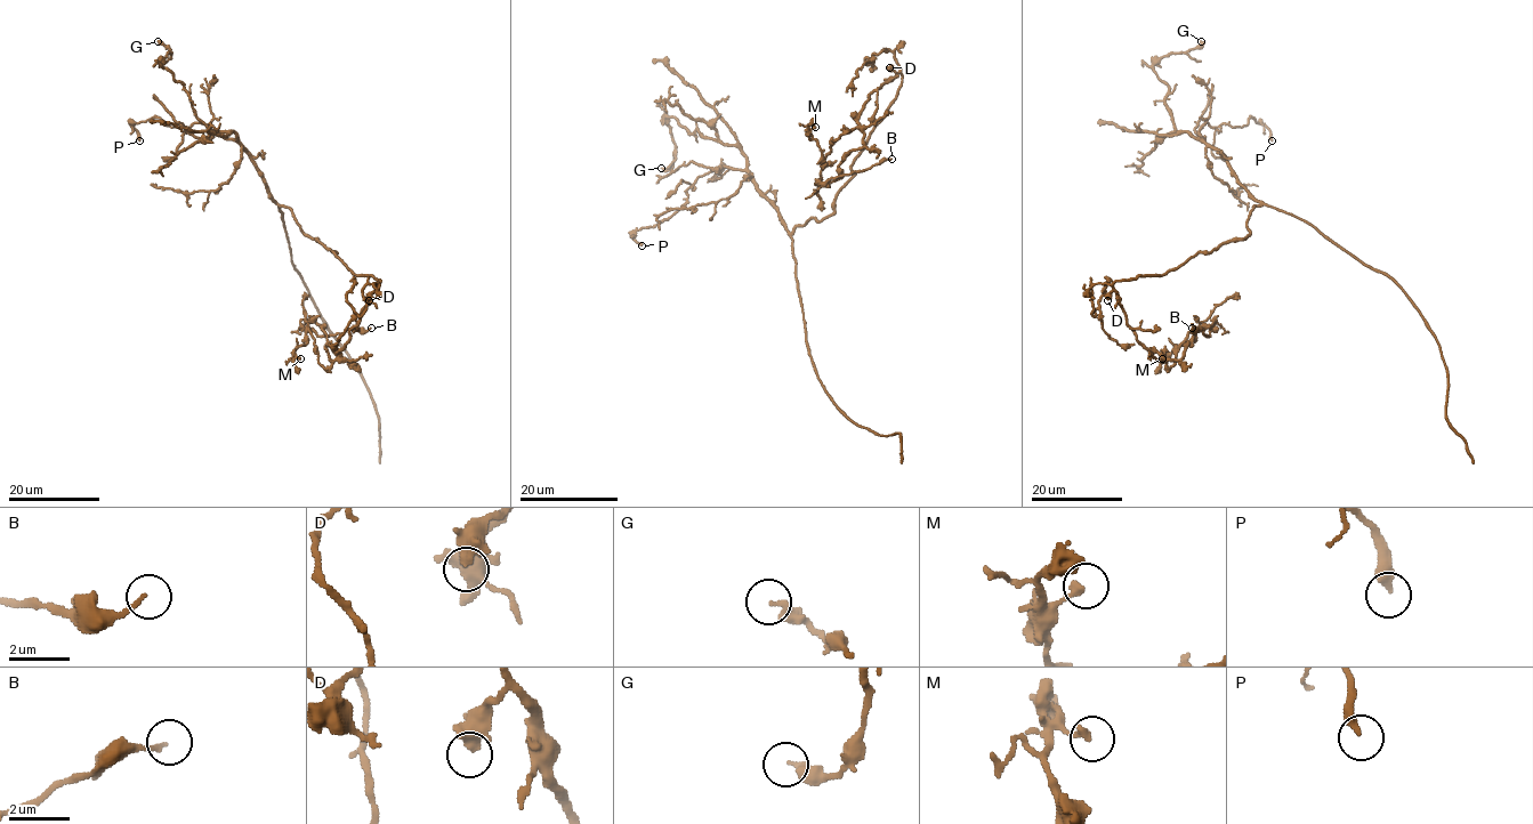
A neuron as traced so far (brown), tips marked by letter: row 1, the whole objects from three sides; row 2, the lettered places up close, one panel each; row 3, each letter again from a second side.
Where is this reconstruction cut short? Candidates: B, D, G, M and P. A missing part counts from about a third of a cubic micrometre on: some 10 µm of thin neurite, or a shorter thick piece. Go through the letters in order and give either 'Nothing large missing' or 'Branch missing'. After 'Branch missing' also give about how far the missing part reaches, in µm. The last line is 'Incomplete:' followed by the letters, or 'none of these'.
B: Nothing large missing
D: Nothing large missing
G: Nothing large missing
M: Nothing large missing
P: Nothing large missing
Incomplete: none of these

